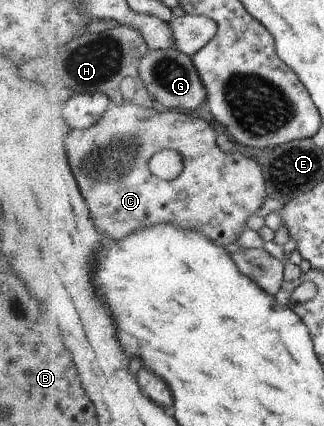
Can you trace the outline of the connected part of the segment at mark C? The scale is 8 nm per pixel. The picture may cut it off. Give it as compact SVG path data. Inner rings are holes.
M113 102L107 114L91 128L73 129L67 134L68 152L71 152L71 166L78 177L83 196L90 204L91 216L95 224L106 236L123 240L131 234L155 224L179 224L181 228L191 228L205 232L217 244L229 246L239 242L239 238L249 232L247 218L259 216L258 210L270 197L270 178L265 176L259 162L237 150L222 150L217 144L215 128L191 112L168 110L157 112L153 108L137 104ZM161 150L179 150L187 162L183 176L175 180L161 180L151 172L151 158Z

